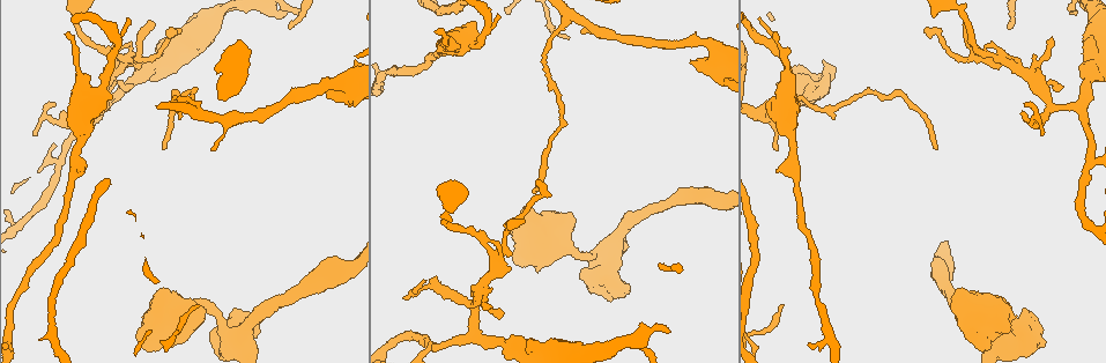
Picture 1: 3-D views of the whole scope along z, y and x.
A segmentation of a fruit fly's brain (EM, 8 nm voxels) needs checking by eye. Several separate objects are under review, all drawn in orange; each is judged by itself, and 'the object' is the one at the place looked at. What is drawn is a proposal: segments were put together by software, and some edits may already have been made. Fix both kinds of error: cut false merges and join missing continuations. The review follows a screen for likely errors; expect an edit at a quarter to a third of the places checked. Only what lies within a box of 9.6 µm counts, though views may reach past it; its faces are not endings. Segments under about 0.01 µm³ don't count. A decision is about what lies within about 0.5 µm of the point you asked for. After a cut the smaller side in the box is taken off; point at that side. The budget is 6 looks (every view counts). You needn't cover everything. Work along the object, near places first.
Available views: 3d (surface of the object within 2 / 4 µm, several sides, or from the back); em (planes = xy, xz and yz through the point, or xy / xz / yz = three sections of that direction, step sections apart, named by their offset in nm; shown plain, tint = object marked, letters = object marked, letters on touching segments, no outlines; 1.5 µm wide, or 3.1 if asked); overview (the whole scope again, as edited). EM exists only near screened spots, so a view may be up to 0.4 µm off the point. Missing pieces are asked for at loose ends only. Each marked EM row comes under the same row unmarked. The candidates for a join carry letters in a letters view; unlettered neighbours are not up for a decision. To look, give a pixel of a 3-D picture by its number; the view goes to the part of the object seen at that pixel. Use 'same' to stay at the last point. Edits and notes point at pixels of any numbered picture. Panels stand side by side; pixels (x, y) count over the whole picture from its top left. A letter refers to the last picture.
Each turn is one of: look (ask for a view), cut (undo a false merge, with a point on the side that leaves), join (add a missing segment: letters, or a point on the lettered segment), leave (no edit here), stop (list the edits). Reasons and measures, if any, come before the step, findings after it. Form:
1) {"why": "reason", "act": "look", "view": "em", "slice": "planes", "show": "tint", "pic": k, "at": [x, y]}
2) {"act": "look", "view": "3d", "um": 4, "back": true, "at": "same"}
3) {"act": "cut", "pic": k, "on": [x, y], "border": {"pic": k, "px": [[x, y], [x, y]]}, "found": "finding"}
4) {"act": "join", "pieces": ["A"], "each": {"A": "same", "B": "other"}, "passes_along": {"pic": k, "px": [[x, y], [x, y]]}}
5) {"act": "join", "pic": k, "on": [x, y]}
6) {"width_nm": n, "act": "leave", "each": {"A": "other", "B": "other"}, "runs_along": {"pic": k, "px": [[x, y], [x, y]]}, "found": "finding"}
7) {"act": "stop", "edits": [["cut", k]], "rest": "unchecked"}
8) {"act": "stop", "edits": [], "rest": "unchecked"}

{"why": "abrupt turn", "act": "look", "view": "em", "slice": "yz", "step": 4, "show": "tint", "pic": 1, "at": [1034, 118]}

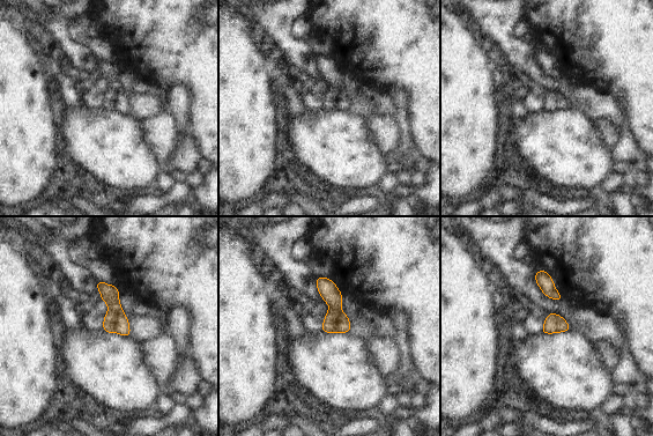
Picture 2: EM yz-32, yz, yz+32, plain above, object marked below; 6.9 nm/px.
{"act": "look", "view": "em", "slice": "planes", "show": "letters", "at": "same"}

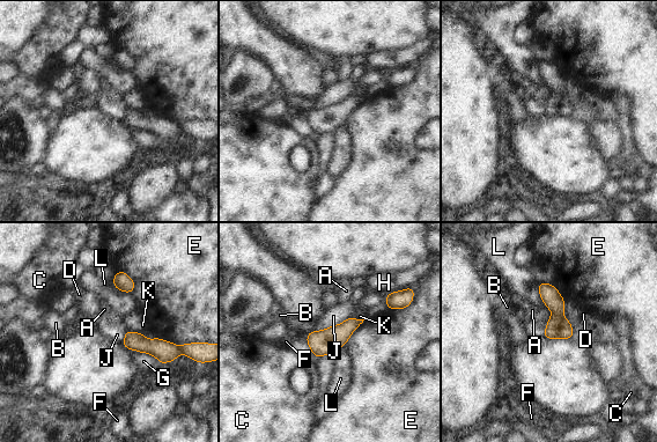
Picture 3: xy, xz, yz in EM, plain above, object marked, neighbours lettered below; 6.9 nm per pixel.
{"width_nm": 20, "act": "cut", "pic": 3, "on": [163, 351], "each": {"A": "other", "B": "other", "C": "other", "D": "other", "E": "other", "F": "other", "G": "other", "H": "other", "J": "other", "K": "other", "L": "other"}, "border": {"pic": 3, "px": [[177, 346], [182, 353]]}, "found": "two neurons meet here"}

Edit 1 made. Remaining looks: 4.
{"act": "look", "view": "overview"}

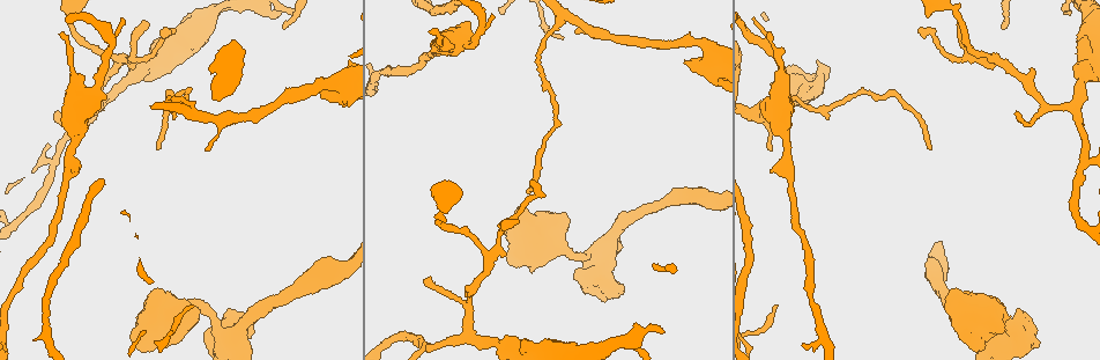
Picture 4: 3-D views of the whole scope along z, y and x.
{"why": "sharp bend", "act": "look", "view": "3d", "um": 4, "pic": 4, "at": [55, 163]}

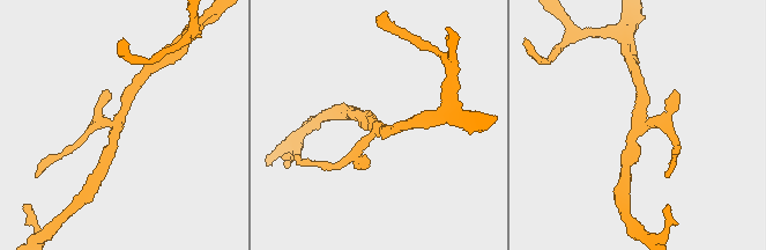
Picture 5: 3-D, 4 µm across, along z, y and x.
{"arms": 3, "act": "look", "view": "em", "slice": "planes", "show": "letters", "pic": 5, "at": [379, 129]}

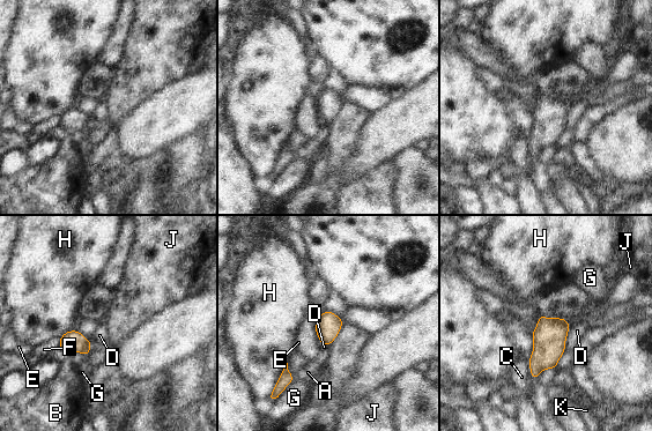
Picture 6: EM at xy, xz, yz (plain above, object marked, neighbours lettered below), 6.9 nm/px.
{"width_nm": 180, "act": "leave", "each": {"A": "other", "B": "other", "C": "other", "D": "other", "E": "other", "F": "other", "G": "other", "H": "other", "J": "other", "K": "other"}, "border": {"pic": 6, "px": [[343, 324], [338, 335], [328, 346]]}, "found": "continuous, no second neuron"}

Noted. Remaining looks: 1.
{"why": "an open end", "act": "look", "view": "em", "slice": "planes", "show": "letters", "pic": 4, "at": [432, 30]}

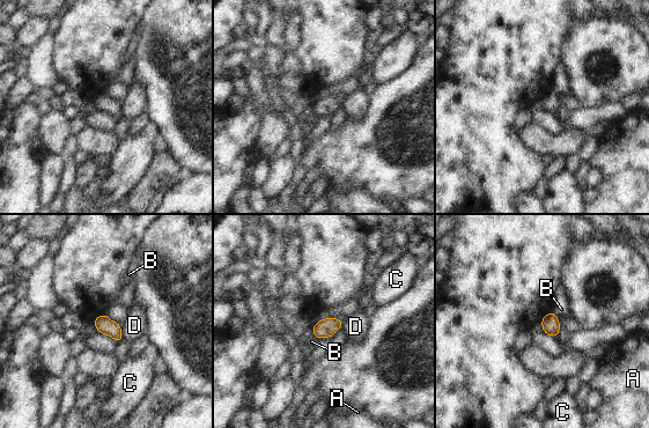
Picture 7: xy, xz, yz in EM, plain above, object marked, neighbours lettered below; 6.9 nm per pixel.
{"act": "leave", "each": {"A": "other", "B": "other", "C": "other", "D": "other"}, "border": {"pic": 7, "px": [[552, 311], [558, 318]]}, "found": "none of them fits"}

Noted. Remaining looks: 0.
{"act": "stop", "edits": [["cut", 3]], "rest": "unchecked"}

